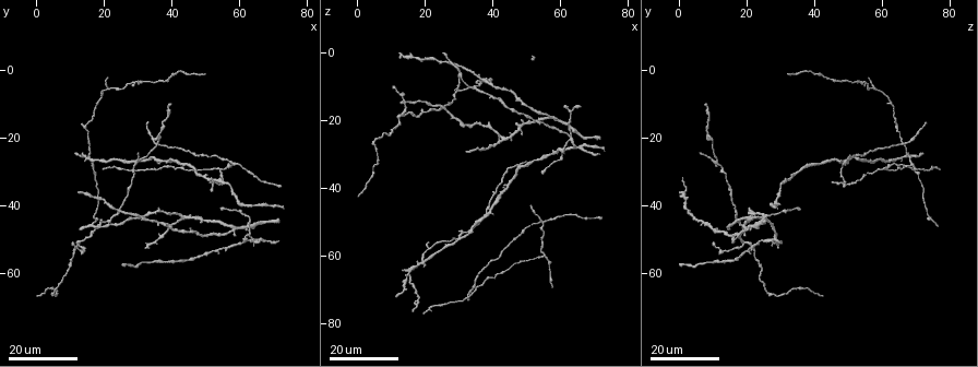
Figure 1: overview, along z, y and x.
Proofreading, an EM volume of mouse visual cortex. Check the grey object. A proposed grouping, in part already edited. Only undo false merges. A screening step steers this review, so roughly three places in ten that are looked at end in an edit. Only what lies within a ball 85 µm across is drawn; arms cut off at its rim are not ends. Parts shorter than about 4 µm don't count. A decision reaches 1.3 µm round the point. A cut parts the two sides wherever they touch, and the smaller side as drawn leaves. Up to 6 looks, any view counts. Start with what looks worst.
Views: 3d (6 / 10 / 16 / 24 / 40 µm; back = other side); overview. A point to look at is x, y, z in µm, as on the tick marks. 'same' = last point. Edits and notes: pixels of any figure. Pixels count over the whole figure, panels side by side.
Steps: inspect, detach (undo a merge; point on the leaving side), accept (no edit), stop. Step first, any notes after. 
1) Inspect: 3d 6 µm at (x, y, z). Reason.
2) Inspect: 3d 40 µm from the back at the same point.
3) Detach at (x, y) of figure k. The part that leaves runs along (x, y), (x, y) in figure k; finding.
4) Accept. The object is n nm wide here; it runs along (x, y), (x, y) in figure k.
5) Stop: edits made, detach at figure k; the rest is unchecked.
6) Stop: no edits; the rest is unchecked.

Inspect: 3d 24 µm at (15.5, 25.0, 68.0). Two arms in line, one across.

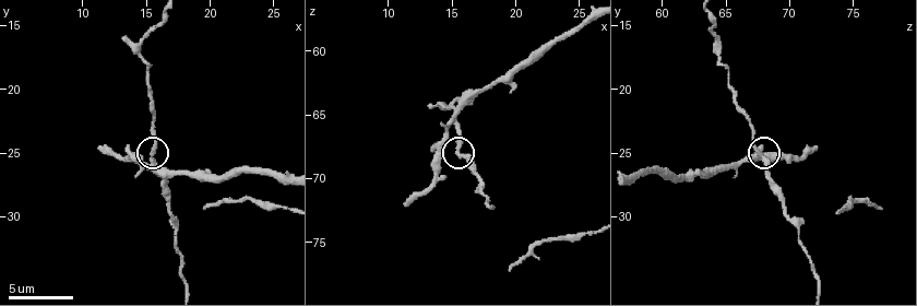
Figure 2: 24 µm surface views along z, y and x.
Inspect: 3d 6 µm at (15.4, 25.2, 67.8).

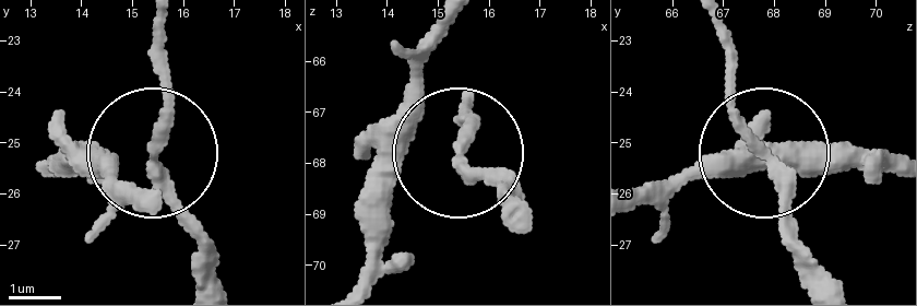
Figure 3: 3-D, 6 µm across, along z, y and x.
Accept. The object is 210 nm wide here; it runs along (635, 199), (757, 155), (727, 82), (727, 34) in figure 3; all the same cell.

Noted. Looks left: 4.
Inspect: 3d 24 µm at (11.5, 51.0, 20.0). Small branch off a trunk.

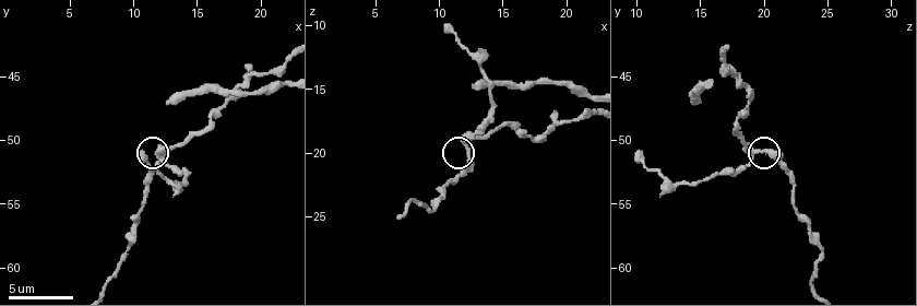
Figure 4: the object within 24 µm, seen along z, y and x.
Inspect: 3d 10 µm at (12.2, 51.0, 19.4). Closer look.

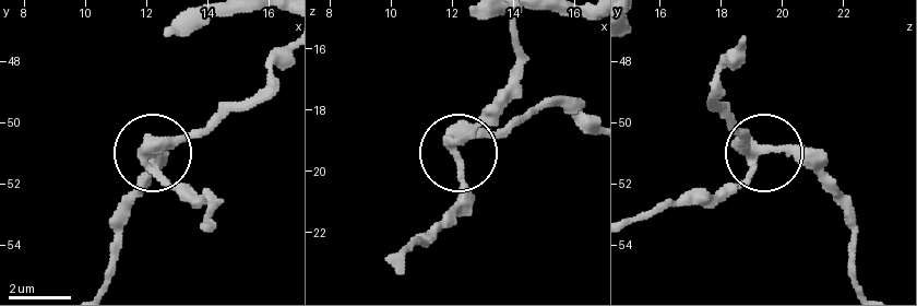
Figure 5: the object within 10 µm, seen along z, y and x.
Accept. It runs along (586, 115), (539, 107), (455, 149), (497, 109) in figure 5; all the same cell.

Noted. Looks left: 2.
Inspect: 3d 16 µm at (55.0, 29.5, 60.5). Thin arm on a thick one.

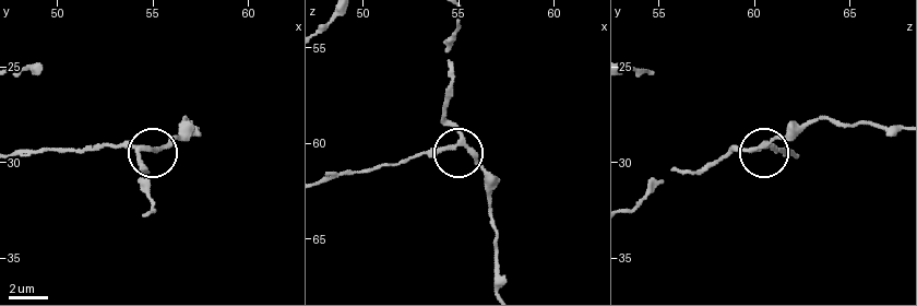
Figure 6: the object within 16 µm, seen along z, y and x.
Inspect: 3d 6 µm at (55.1, 29.3, 59.8).

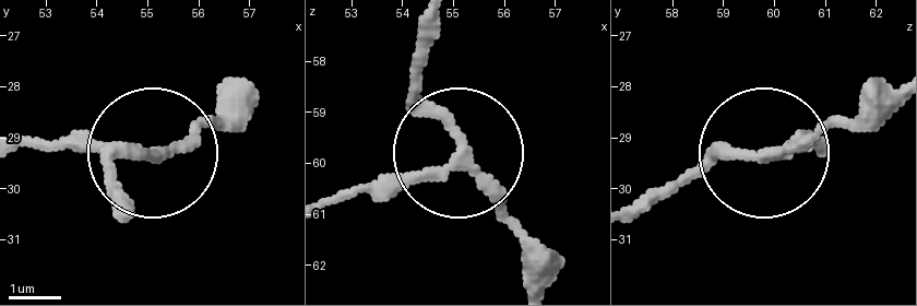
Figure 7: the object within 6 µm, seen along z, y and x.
Detach at (68, 143) of figure 7. The part that leaves runs along (438, 171), (324, 201) in figure 7; two cells meet here.

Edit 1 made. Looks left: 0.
Stop: edits made, detach at figure 7; the rest is unchecked.

